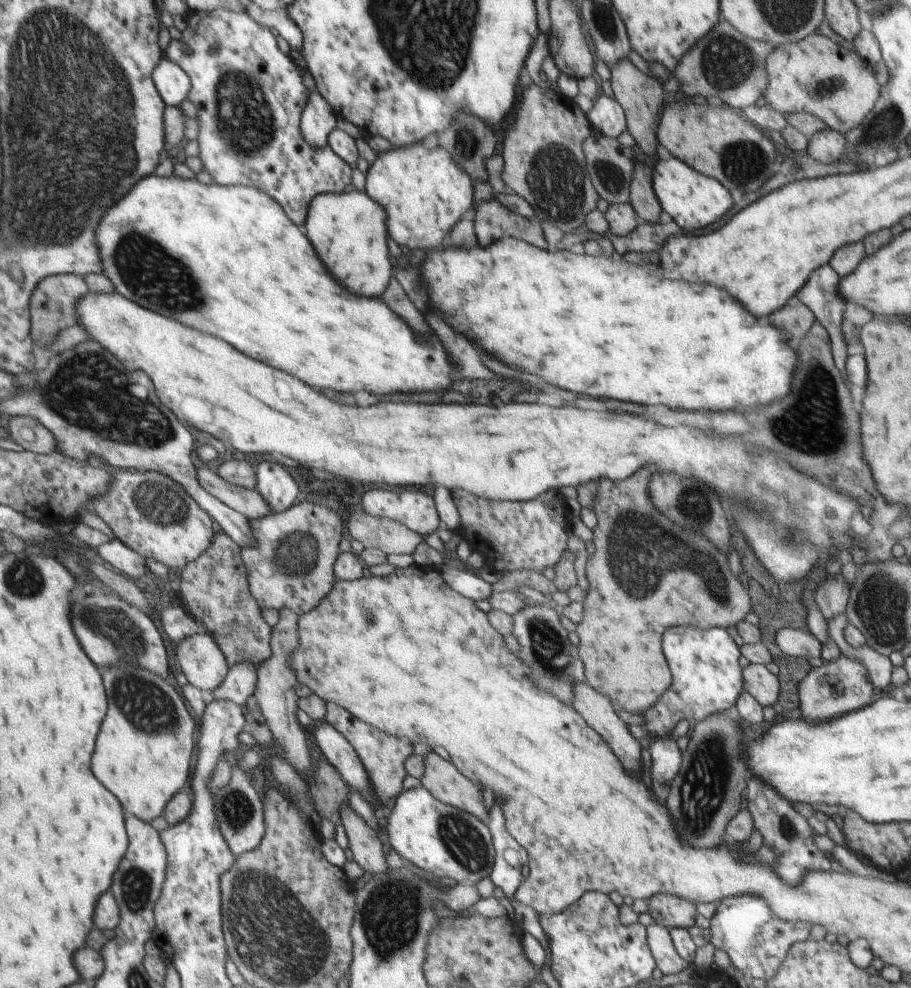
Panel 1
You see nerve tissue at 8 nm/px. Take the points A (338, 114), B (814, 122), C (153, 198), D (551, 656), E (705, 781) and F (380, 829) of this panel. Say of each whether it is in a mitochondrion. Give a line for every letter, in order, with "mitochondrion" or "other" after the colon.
A: other
B: other
C: other
D: mitochondrion
E: mitochondrion
F: other

